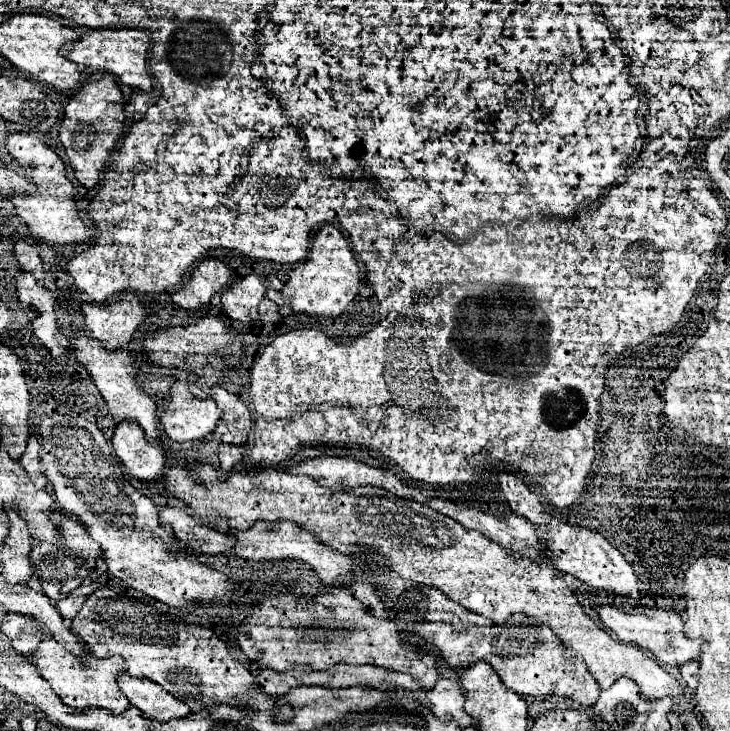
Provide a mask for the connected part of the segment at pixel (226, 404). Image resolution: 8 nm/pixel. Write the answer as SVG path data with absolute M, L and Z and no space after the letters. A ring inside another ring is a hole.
M226 395L226 399L222 399L220 403L220 409L224 411L224 415L216 425L218 439L222 443L246 443L252 429L250 409L236 395Z

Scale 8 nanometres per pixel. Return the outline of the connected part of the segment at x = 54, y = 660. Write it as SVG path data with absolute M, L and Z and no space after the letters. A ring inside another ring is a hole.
M44 639L36 653L26 655L34 665L38 665L42 677L50 683L54 693L72 709L86 709L86 707L102 707L108 709L114 715L124 713L130 707L130 701L124 697L124 693L118 687L118 677L126 671L126 663L122 657L104 657L98 659L92 655L88 645L84 645L82 657L66 651L56 639Z

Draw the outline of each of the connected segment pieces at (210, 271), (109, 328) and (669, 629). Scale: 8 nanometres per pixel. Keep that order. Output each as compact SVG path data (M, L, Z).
M206 259L192 271L188 285L176 291L172 299L182 309L198 310L200 305L206 305L230 281L232 281L232 271L222 261Z
M134 293L122 295L110 305L82 305L82 313L92 337L108 349L126 347L146 317L144 305Z
M604 605L604 607L600 607L598 615L600 615L600 621L608 629L612 629L620 641L652 651L654 657L666 665L682 665L688 661L696 661L700 657L700 647L704 641L688 639L682 633L682 617L676 611L654 611L652 609L642 615L628 615L628 613L612 609L610 605Z

